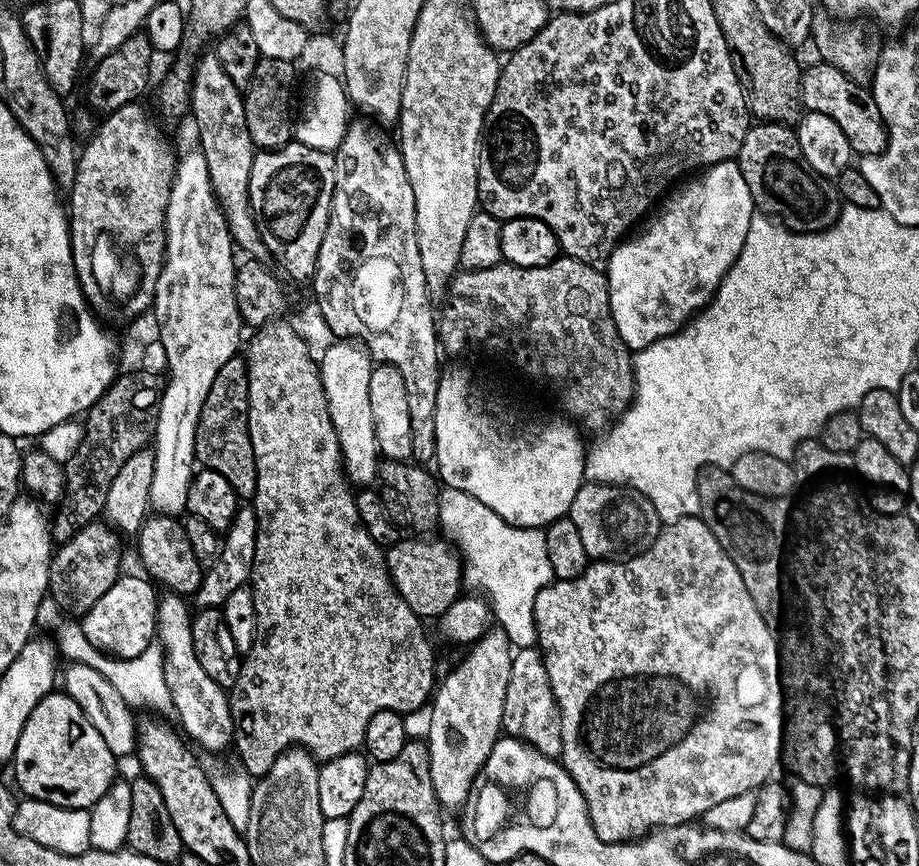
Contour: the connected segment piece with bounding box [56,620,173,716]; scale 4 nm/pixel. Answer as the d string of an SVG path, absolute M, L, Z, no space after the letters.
M68 620L66 622L68 623L61 628L58 638L56 637L56 646L63 659L66 657L66 660L71 663L81 663L90 666L94 670L98 670L118 690L118 694L128 703L129 707L149 706L150 709L158 711L155 713L162 716L173 713L173 702L165 680L164 649L158 642L150 644L136 658L118 659L90 644L79 621Z

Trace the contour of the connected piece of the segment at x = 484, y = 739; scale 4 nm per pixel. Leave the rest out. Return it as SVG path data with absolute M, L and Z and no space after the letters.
M499 626L489 627L483 638L467 649L468 652L460 660L460 665L439 681L430 700L432 713L428 716L428 757L430 758L430 782L434 786L434 794L439 800L441 809L463 809L468 795L474 790L478 777L494 742L502 735L502 706L506 702L506 686L510 682L510 666L512 665L513 647L506 634Z

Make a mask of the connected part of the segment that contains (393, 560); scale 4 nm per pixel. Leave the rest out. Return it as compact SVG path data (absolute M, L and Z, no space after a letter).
M401 538L387 549L386 559L392 585L421 618L439 618L462 595L462 560L457 549L447 539Z

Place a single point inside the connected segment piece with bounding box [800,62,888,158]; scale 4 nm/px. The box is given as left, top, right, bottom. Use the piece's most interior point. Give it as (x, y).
(823, 89)

